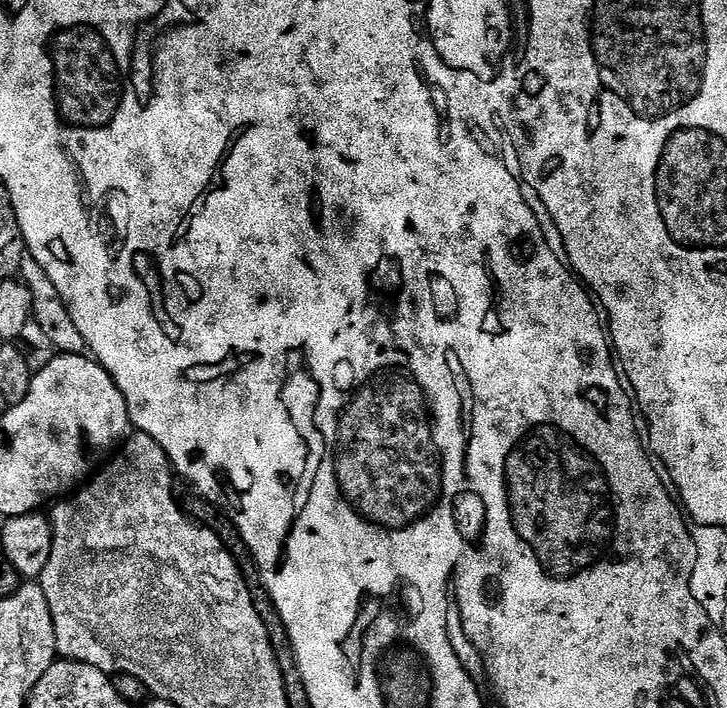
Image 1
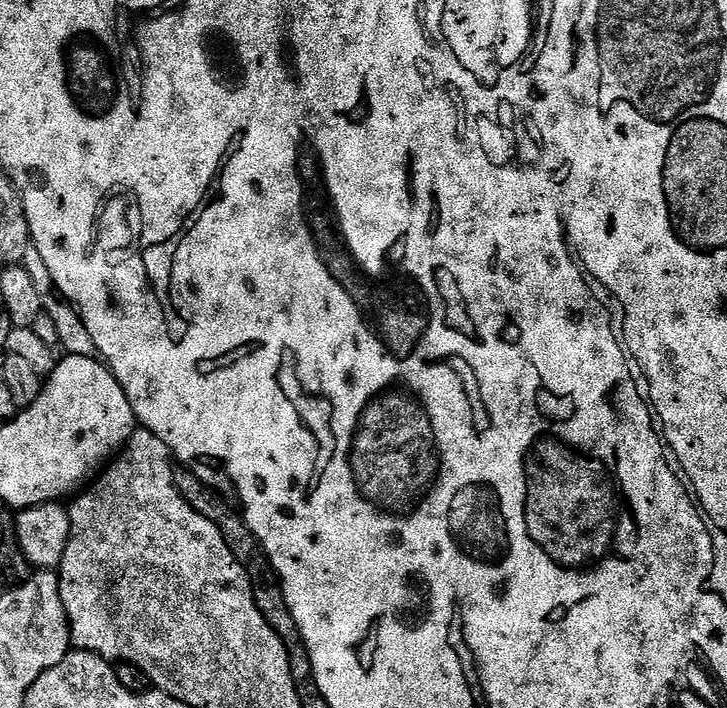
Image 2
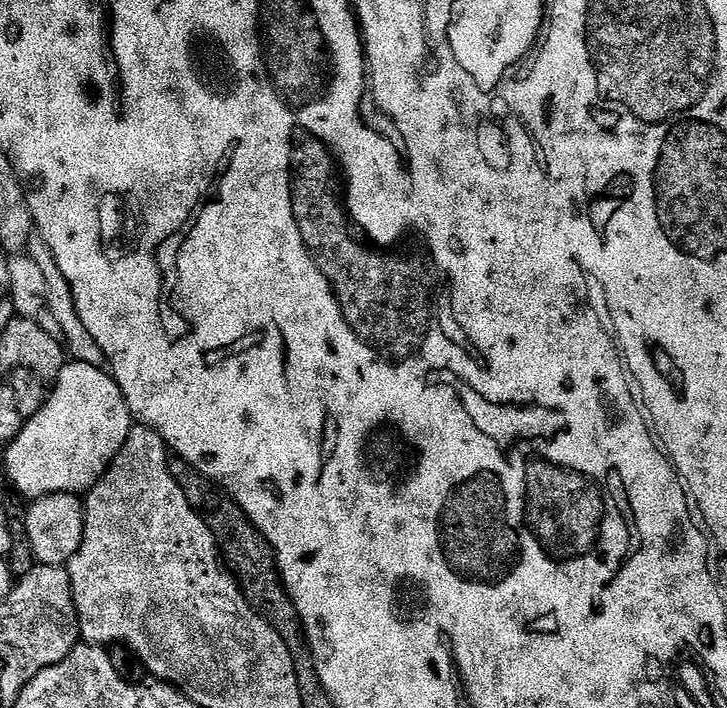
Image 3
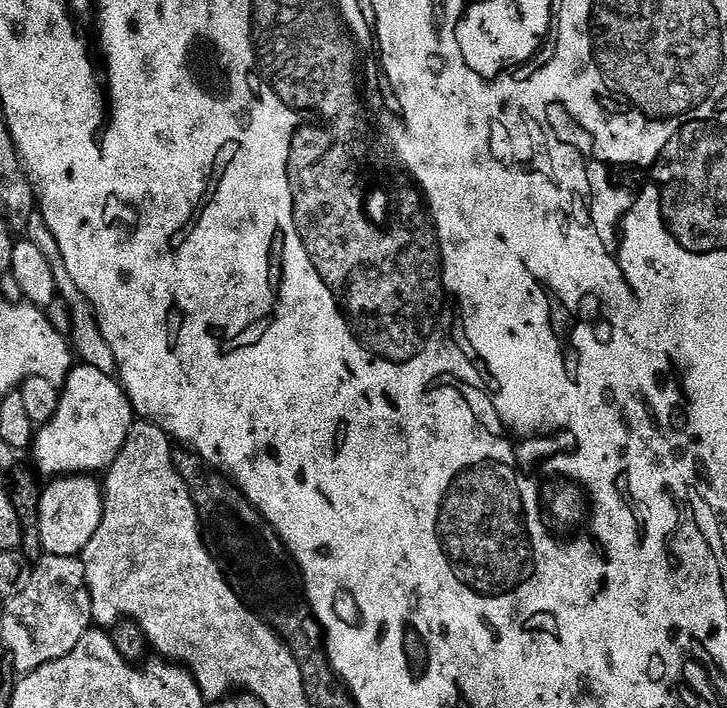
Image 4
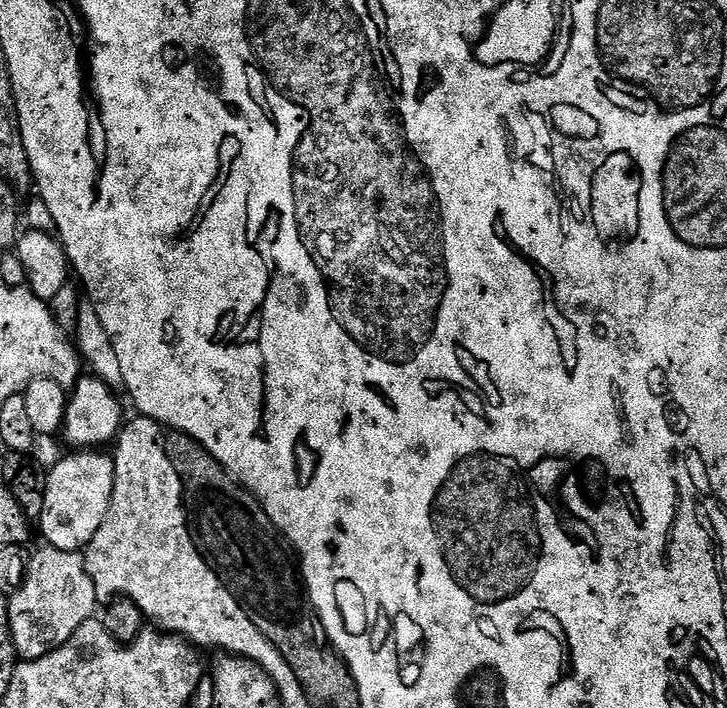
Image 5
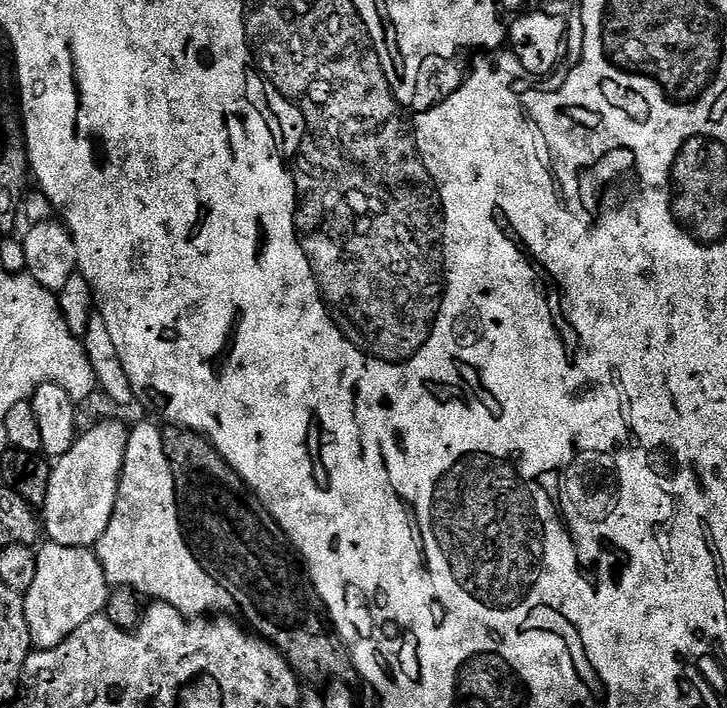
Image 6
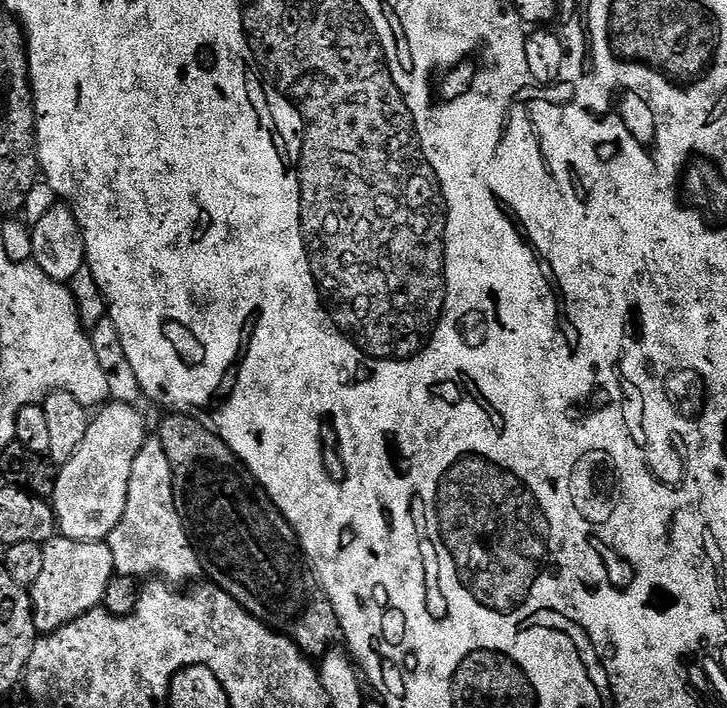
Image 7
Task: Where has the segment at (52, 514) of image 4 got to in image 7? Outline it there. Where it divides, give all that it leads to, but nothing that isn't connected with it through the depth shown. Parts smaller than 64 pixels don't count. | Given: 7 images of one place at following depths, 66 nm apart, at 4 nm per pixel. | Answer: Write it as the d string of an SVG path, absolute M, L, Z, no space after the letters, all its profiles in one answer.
M108 402L97 411L100 412L97 416L95 413L89 419L86 438L82 438L82 446L78 446L78 450L74 450L74 458L70 458L70 462L59 465L54 476L56 485L52 488L50 503L52 511L56 513L56 527L59 535L71 540L104 542L114 530L114 526L118 526L118 522L122 518L122 510L126 510L130 468L134 466L134 458L138 458L138 450L142 450L146 439L144 416L140 411L141 409L134 404Z

